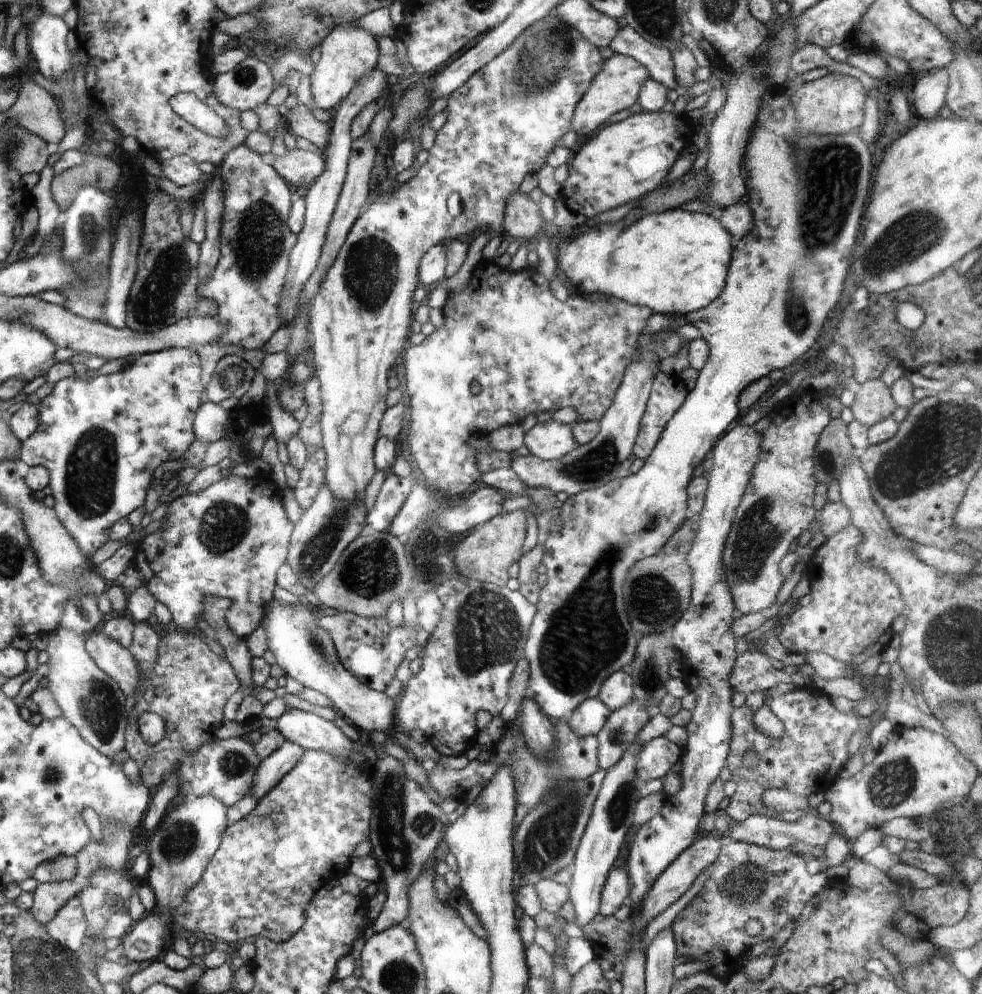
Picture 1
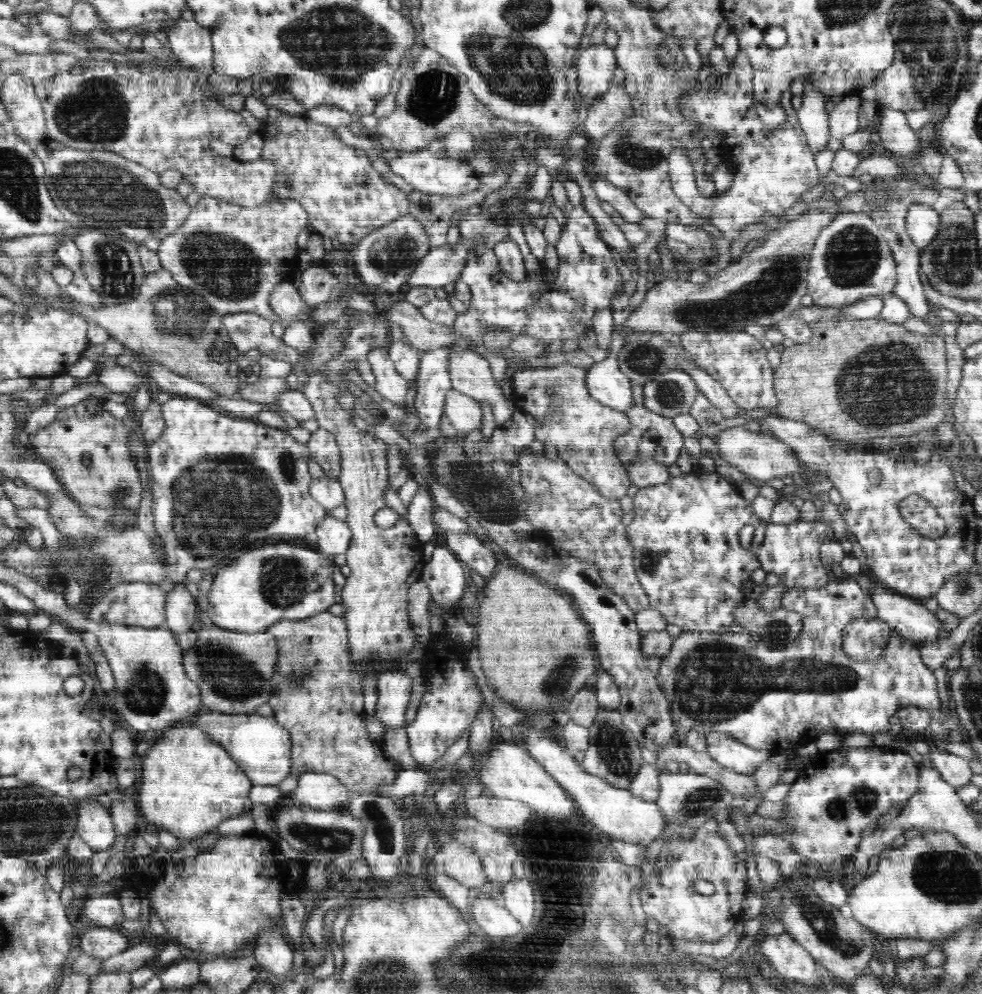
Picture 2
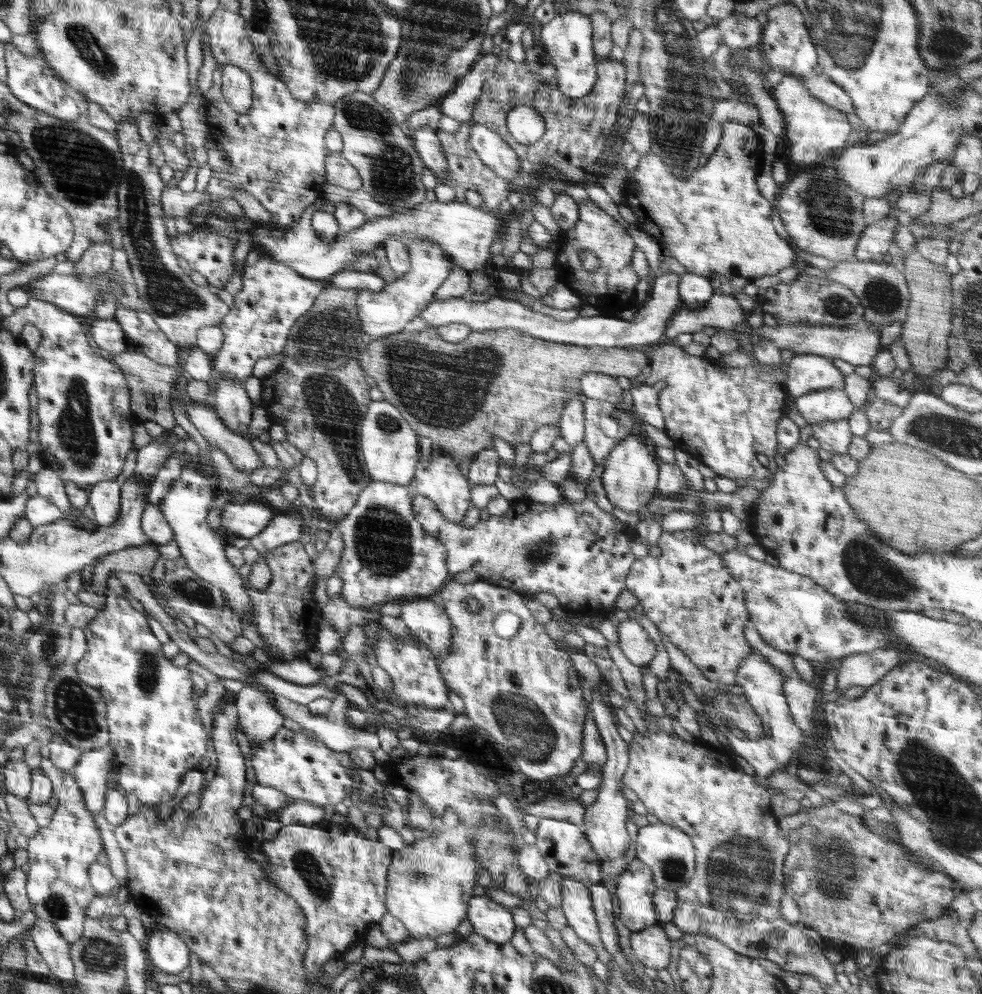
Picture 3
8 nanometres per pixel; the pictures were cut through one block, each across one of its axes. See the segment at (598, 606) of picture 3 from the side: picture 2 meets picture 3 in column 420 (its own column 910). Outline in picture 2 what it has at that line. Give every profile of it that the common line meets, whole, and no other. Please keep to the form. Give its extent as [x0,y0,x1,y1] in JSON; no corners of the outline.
[899,495,946,539]

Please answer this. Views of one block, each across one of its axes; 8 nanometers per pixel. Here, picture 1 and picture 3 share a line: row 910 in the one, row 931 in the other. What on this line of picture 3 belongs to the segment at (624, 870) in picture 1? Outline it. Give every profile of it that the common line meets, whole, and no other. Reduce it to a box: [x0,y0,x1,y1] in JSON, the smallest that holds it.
[588,882,621,955]

